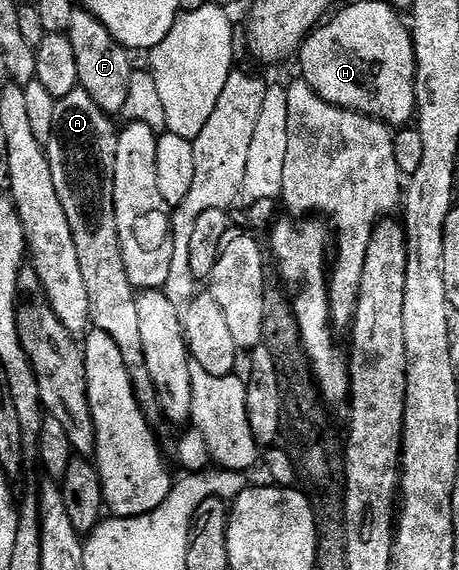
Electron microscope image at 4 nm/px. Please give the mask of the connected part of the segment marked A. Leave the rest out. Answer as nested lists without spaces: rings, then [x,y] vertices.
[[[78,88],[67,92],[67,96],[58,99],[55,104],[55,117],[53,123],[51,123],[51,140],[44,143],[45,155],[48,156],[49,163],[51,164],[51,180],[55,180],[55,192],[59,192],[59,202],[63,206],[63,212],[67,212],[67,224],[71,226],[71,236],[75,238],[75,252],[79,252],[79,268],[83,272],[83,285],[87,288],[87,300],[89,301],[89,321],[96,329],[107,332],[107,336],[111,336],[111,340],[115,340],[115,345],[119,348],[119,352],[123,352],[123,364],[127,364],[129,369],[137,403],[141,405],[141,410],[145,413],[146,418],[156,420],[156,418],[160,419],[162,417],[162,412],[161,406],[157,402],[155,384],[147,372],[147,364],[143,356],[143,339],[139,332],[139,308],[137,307],[138,291],[131,284],[131,280],[127,276],[127,268],[123,264],[119,232],[117,231],[117,221],[115,220],[114,194],[109,194],[109,170],[115,172],[115,152],[117,151],[117,135],[119,133],[118,127],[113,127],[113,122],[114,119],[102,112],[102,109],[95,104],[95,100],[91,99],[91,96],[85,90]]]

